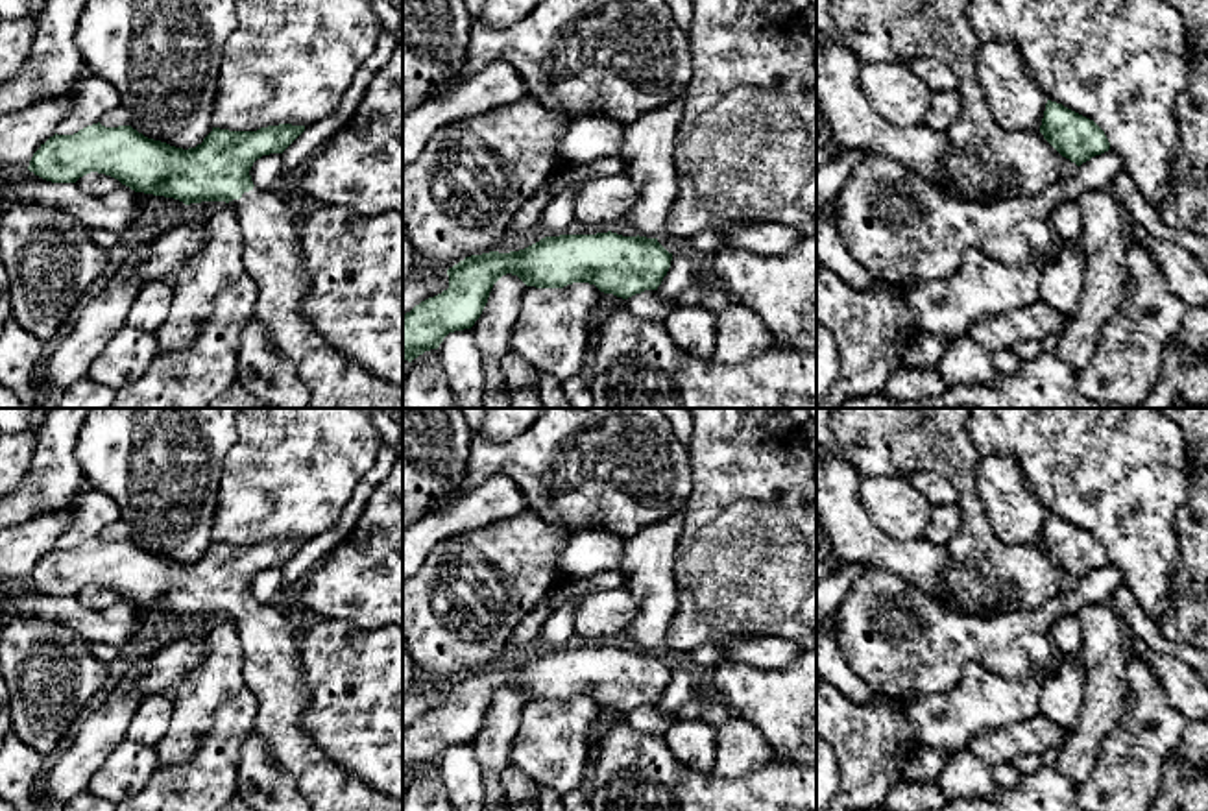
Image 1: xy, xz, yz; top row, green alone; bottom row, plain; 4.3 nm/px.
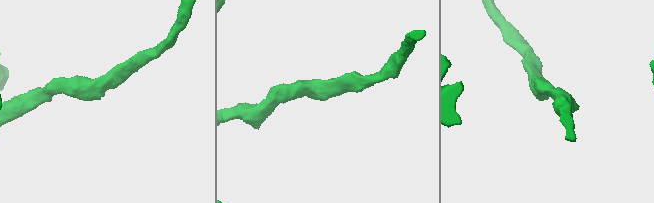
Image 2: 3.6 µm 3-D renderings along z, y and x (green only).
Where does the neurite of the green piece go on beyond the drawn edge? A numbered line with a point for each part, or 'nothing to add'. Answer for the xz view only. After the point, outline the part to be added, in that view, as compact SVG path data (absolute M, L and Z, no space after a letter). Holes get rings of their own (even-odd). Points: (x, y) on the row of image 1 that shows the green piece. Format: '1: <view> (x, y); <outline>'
nothing to add

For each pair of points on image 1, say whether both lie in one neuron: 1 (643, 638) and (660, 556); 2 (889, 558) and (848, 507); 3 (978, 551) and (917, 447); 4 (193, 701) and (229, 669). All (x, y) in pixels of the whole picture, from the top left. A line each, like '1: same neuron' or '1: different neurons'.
1: same neuron
2: same neuron
3: same neuron
4: same neuron

